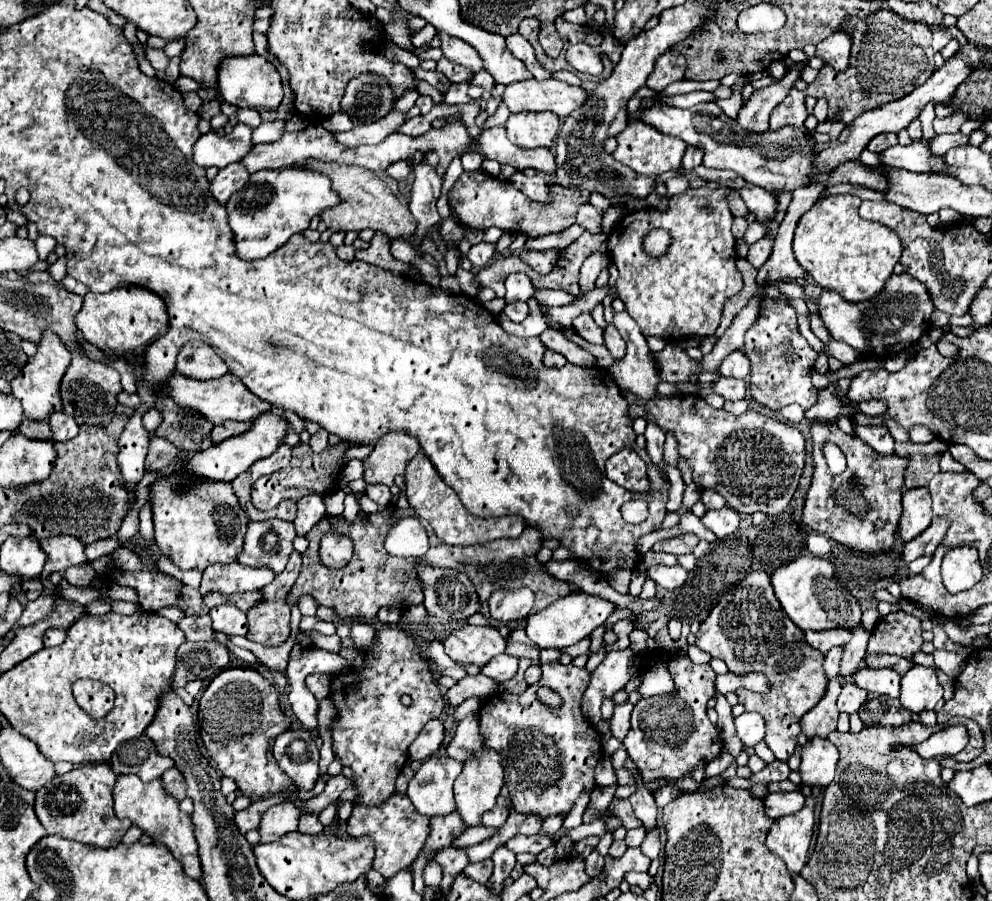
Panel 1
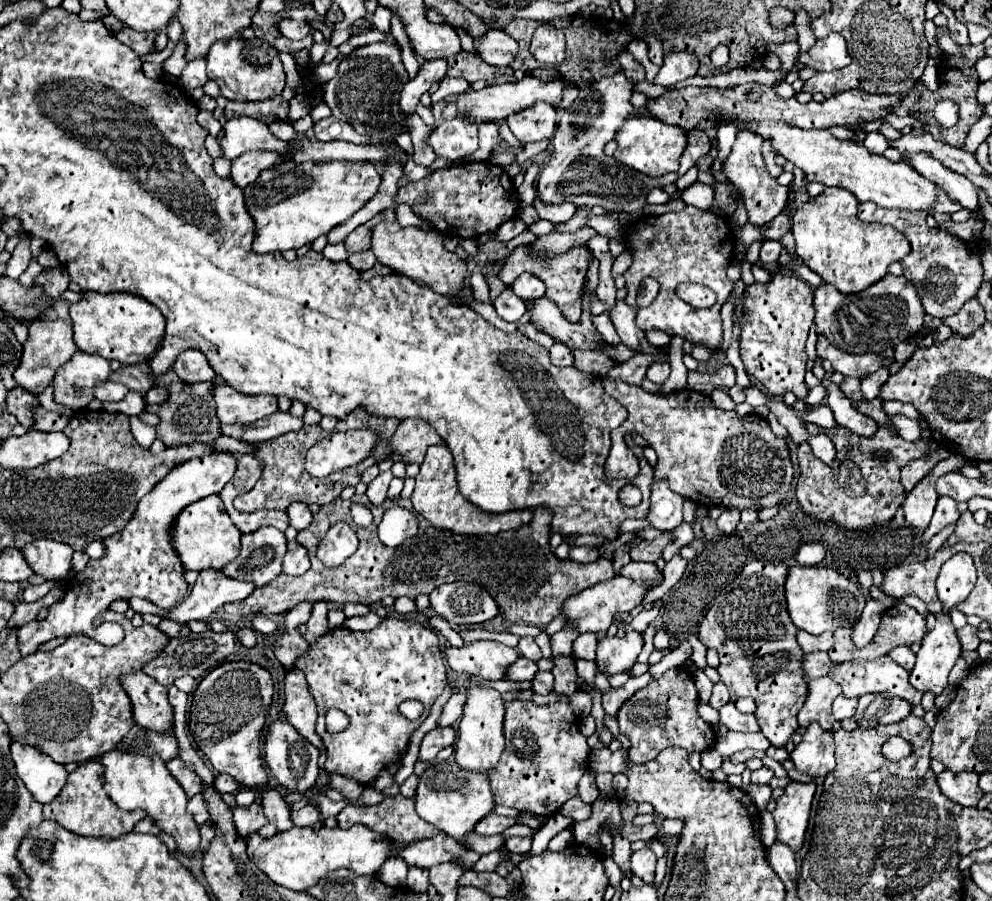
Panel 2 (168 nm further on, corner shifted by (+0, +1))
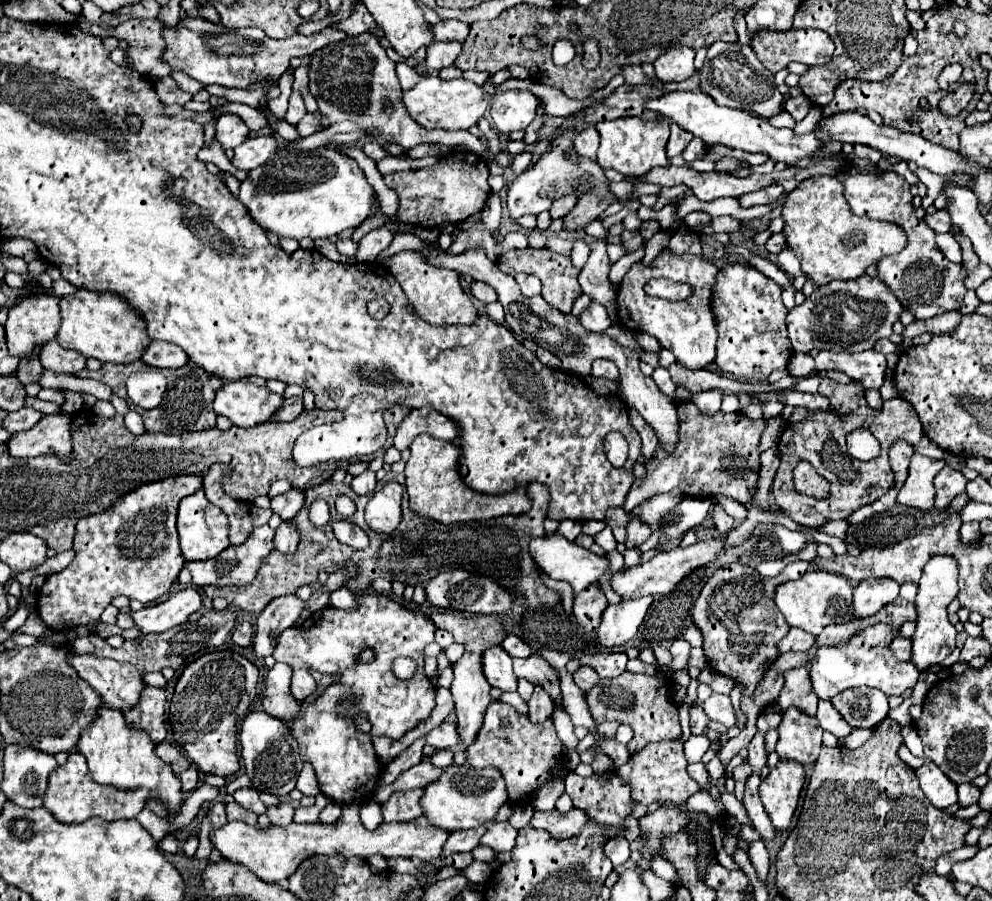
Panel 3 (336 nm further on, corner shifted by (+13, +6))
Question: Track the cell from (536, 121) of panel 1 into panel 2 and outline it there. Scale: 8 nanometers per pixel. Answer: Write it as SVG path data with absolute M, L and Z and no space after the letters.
M536 103L536 107L528 107L508 119L510 131L522 143L538 143L544 139L552 139L556 131L558 113L548 103Z

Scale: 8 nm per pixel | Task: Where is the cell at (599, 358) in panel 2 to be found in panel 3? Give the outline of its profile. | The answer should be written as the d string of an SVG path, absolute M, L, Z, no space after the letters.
M595 360L593 362L593 376L619 382L619 368L611 360Z

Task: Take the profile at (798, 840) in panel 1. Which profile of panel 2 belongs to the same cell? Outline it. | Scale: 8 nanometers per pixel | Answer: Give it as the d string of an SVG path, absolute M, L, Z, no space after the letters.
M814 781L790 783L784 789L784 795L776 801L776 809L772 811L776 821L776 839L788 845L792 851L800 851L804 843L814 791Z

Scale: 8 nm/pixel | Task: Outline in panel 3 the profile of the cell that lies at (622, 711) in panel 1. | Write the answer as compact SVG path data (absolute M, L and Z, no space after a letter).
M581 666L575 674L573 674L573 682L581 688L581 690L589 690L591 686L595 686L599 682L599 676L593 668L589 666Z

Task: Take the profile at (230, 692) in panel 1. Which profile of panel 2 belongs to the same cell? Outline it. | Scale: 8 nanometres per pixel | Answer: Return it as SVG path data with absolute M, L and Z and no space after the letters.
M230 661L202 679L192 697L190 729L198 749L204 751L216 773L232 775L242 787L266 787L268 773L262 759L262 737L272 705L272 677L248 661Z

